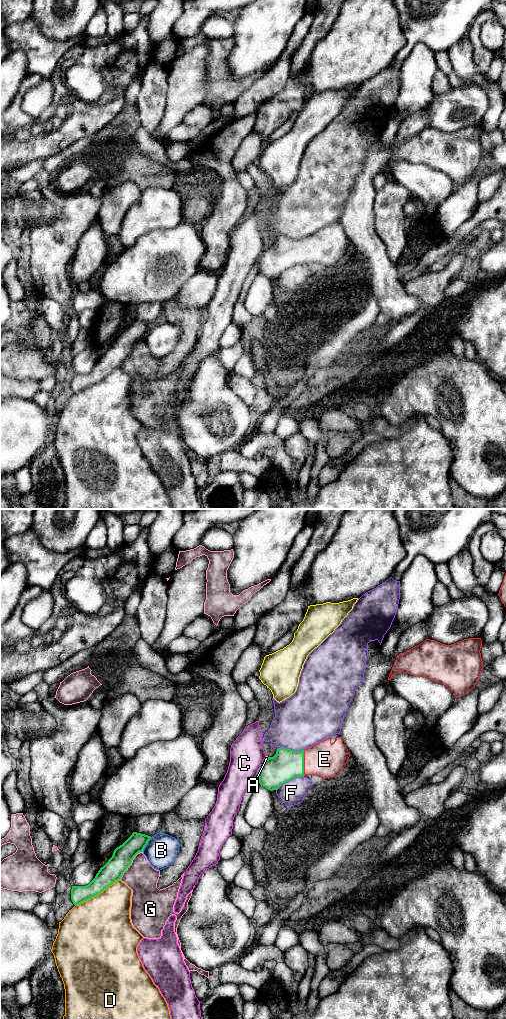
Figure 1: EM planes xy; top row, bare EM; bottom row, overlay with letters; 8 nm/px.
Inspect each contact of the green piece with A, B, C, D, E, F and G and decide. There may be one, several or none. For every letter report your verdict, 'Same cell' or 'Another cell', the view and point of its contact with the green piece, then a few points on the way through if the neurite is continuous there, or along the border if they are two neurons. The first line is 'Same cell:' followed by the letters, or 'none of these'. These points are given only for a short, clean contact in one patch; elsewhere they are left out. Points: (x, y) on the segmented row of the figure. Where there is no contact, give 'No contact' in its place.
Same cell: E
A: Another cell. Touches green at xy (266, 760)
B: Another cell. Touches green at xy (146, 844)
C: Another cell. Touches green at xy (260, 768)
D: Another cell. Touches green at xy (97, 894)
E: Same cell. Touches green at xy (303, 762)
F: Another cell. Touches green at xy (289, 780)
G: Another cell. Touches green at xy (130, 864)

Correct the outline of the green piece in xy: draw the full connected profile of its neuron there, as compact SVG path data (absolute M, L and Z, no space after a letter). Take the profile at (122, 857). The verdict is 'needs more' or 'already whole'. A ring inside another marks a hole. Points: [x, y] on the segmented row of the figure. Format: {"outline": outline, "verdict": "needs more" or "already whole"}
{"outline": "M133 832L132 835L117 847L108 862L100 868L95 878L86 886L72 886L71 900L79 905L97 896L115 881L121 879L123 873L131 865L134 857L143 852L151 836Z", "verdict": "already whole"}

